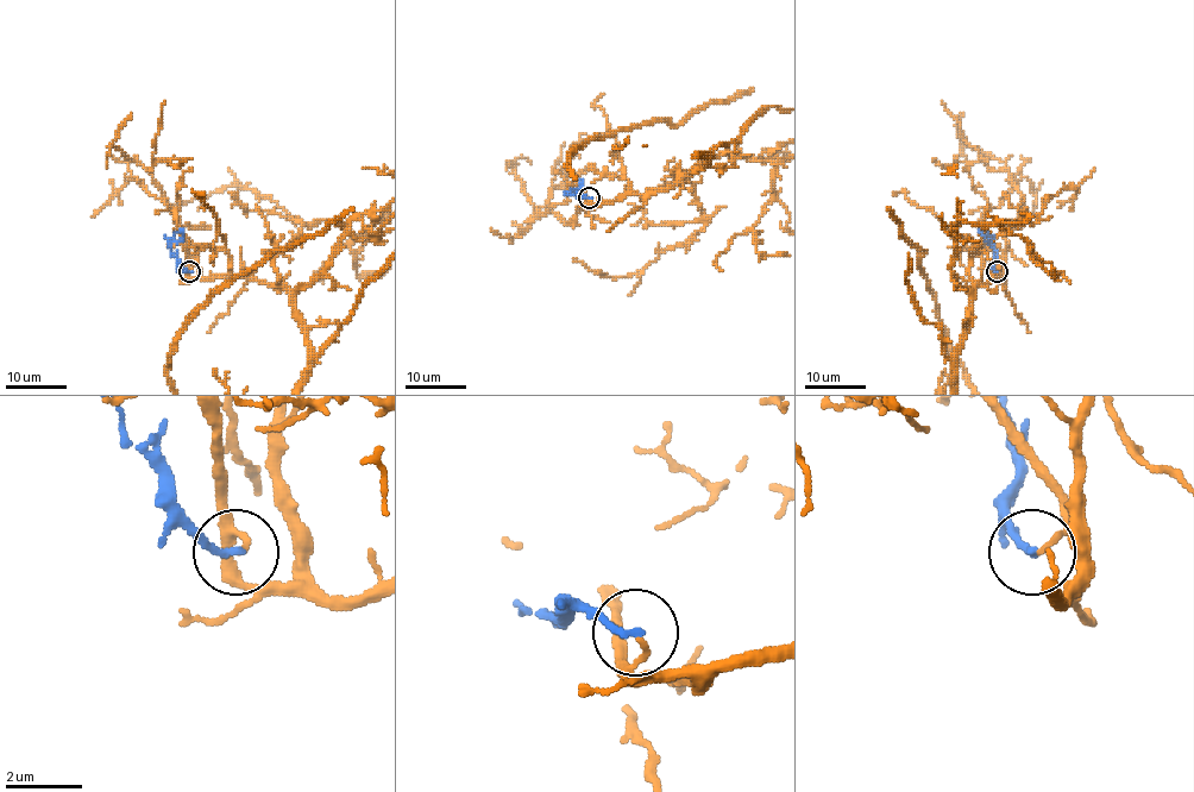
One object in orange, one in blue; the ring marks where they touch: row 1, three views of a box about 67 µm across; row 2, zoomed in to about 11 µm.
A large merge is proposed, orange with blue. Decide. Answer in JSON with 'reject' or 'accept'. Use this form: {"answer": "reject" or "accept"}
{"answer": "reject"}

